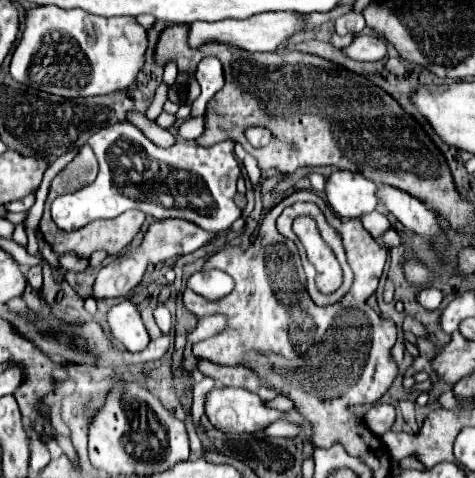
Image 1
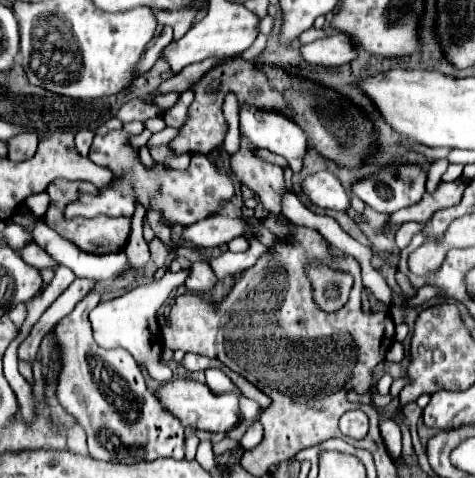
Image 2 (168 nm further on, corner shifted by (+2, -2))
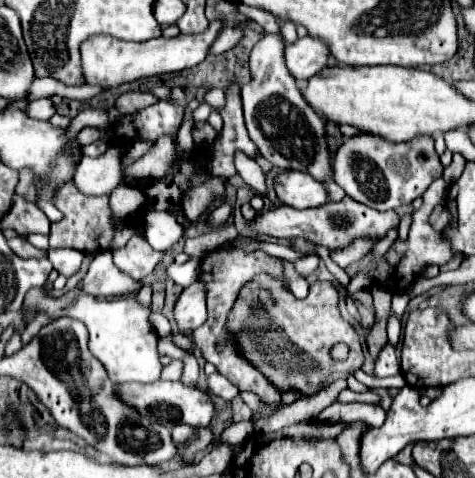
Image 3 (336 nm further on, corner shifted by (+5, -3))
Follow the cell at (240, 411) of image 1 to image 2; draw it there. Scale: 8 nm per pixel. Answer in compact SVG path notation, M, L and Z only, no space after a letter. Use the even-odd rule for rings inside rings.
M172 379L156 389L156 399L162 405L162 409L174 417L186 427L186 429L204 429L204 431L216 431L216 433L228 433L232 427L240 421L240 409L238 409L238 393L212 393L204 383L192 381L192 379Z

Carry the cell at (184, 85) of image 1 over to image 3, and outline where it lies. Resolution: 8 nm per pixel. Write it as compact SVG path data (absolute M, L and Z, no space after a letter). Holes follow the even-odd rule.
M131 90L131 92L125 92L117 98L117 110L121 110L123 114L135 114L151 104L159 102L159 98L155 94L149 94L149 92L137 92L137 90Z

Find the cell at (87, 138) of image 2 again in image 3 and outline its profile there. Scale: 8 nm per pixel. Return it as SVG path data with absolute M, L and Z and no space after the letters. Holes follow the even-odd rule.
M85 127L79 132L77 139L82 146L89 145L99 140L99 130L94 127Z

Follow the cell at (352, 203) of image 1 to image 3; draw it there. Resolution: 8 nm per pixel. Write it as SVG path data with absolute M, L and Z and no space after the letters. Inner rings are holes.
M285 172L275 180L275 192L279 200L291 208L305 210L317 208L329 202L327 190L315 178L307 176L307 172Z

